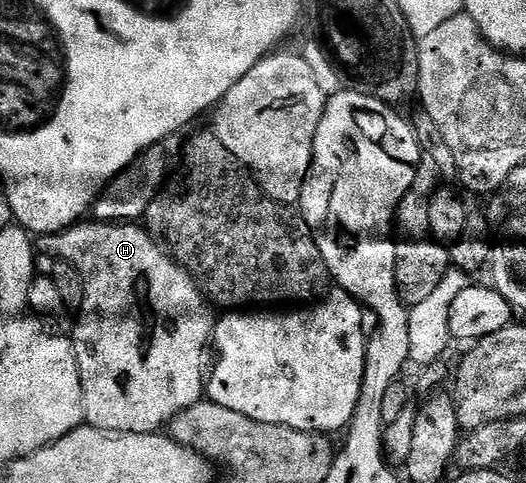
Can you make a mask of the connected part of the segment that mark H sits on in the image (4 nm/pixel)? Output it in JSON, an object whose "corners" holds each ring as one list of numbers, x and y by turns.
{"corners":[[98,220,80,221,66,230,58,230,55,234,45,234,38,239,38,253,48,254,58,260,73,263,85,280,85,304,78,311,79,323,75,326,73,341,77,352,77,364,83,389,83,417,86,425,108,430,114,434,153,434,162,431,177,414,205,398,205,366,203,370,203,353,212,341,216,315,211,315,212,307,205,301,205,295,198,282,171,257,170,253,150,233,139,224,112,224]]}

